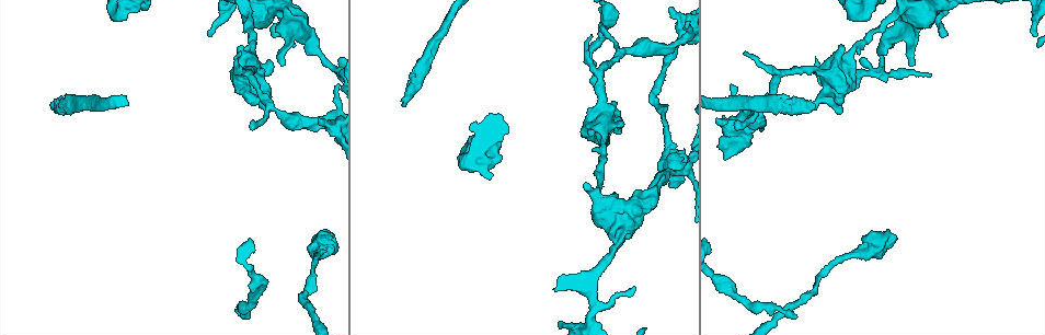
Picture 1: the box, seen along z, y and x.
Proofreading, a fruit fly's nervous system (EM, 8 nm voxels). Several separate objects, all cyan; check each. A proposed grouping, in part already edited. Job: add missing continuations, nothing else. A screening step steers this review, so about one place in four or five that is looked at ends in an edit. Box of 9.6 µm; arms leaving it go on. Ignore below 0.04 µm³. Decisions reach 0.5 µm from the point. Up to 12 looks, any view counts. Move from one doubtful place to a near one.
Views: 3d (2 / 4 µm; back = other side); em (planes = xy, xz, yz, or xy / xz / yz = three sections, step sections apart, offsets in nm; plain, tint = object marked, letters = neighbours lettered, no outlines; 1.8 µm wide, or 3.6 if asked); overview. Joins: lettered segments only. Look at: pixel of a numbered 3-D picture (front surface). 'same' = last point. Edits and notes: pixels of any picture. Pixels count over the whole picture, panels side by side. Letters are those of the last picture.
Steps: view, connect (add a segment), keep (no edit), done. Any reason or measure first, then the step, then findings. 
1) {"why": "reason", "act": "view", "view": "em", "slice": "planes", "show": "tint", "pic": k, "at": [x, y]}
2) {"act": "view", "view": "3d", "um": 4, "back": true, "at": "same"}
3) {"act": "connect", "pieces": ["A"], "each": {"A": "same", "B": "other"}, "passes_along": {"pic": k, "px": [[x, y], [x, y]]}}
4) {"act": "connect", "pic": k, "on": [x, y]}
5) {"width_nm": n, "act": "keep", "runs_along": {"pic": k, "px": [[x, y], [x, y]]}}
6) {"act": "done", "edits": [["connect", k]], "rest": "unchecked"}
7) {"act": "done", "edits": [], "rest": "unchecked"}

{"why": "free end", "act": "view", "view": "em", "um": 3.6, "slice": "planes", "show": "letters", "pic": 1, "at": [814, 108]}

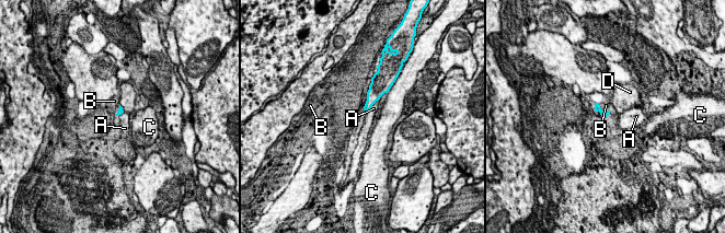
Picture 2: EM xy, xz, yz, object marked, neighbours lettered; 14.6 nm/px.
{"longest_contact_nm": ["B", 240], "act": "connect", "pieces": ["B"], "each": {"A": "other", "B": "same", "C": "other", "D": "other"}, "found": "it goes on there"}

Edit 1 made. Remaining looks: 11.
{"why": "free end", "act": "view", "view": "em", "slice": "planes", "show": "tint", "pic": 1, "at": [615, 104]}

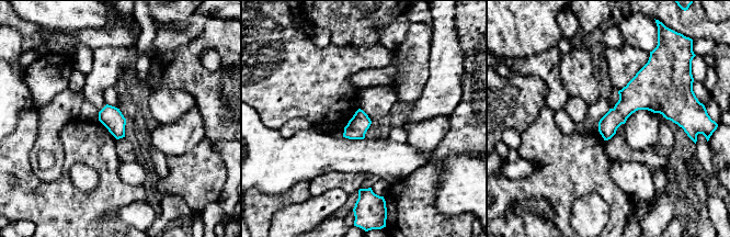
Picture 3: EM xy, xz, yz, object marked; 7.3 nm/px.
{"act": "view", "view": "em", "slice": "planes", "show": "letters", "at": "same"}

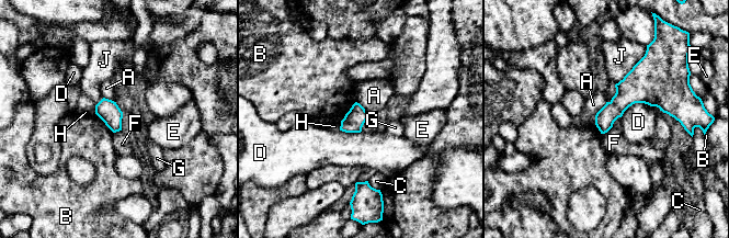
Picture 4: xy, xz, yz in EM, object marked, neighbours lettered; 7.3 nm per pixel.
{"act": "keep", "each": {"A": "other", "B": "other", "C": "other", "D": "other", "E": "other", "F": "other", "G": "other", "H": "other", "J": "other"}, "border": {"pic": 4, "px": [[606, 101], [596, 113], [594, 124]]}, "found": "no lettered segment goes on from it"}

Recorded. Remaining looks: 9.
{"why": "thick turns thin", "act": "view", "view": "em", "slice": "xy", "step": 8, "show": "tint", "pic": 1, "at": [251, 46]}

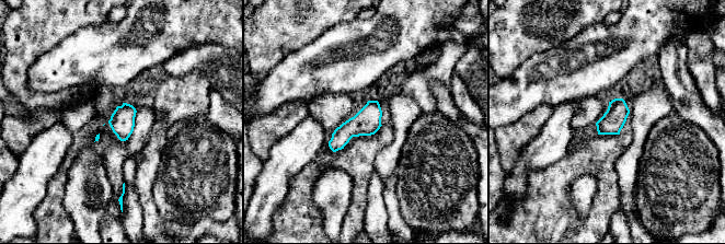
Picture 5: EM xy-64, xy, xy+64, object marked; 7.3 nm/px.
{"why": "another direction", "act": "view", "view": "em", "slice": "planes", "show": "letters", "at": "same"}

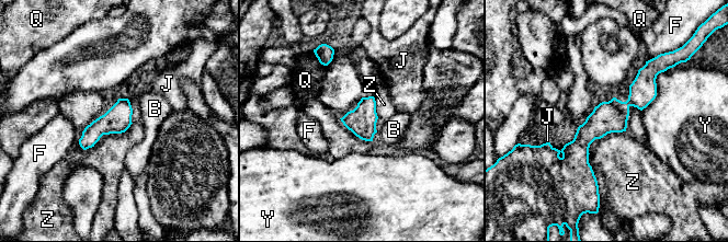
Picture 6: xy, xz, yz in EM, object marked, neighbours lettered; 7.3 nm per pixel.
{"act": "keep", "each": {"B": "other", "F": "other", "J": "other", "Q": "other", "Y": "other", "Z": "other"}, "border": {"pic": 6, "px": [[133, 123], [84, 150]]}, "found": "no lettered segment goes on from it"}

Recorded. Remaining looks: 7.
{"act": "view", "view": "em", "slice": "planes", "show": "letters", "pic": 1, "at": [655, 187]}

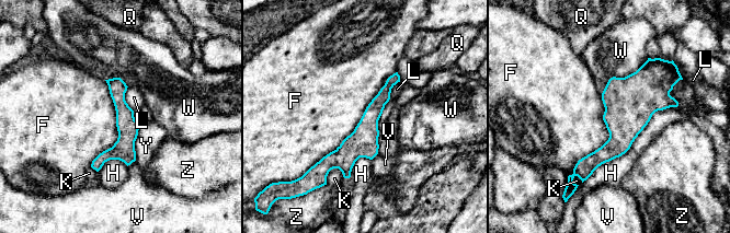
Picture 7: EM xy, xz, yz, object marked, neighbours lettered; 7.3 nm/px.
{"act": "keep", "each": {"F": "other", "H": "other", "K": "other", "L": "other", "Q": "other", "V": "other", "W": "other", "Y": "other", "Z": "other"}, "found": "no lettered segment goes on from it"}

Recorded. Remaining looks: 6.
{"why": "tapers out", "act": "view", "view": "3d", "um": 4, "pic": 1, "at": [795, 316]}

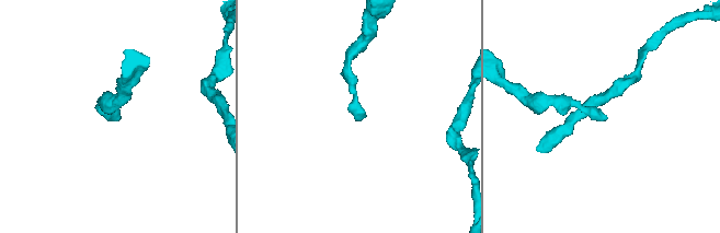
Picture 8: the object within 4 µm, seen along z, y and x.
{"why": "need the tissue", "act": "view", "view": "em", "slice": "planes", "show": "letters", "pic": 8, "at": [603, 120]}

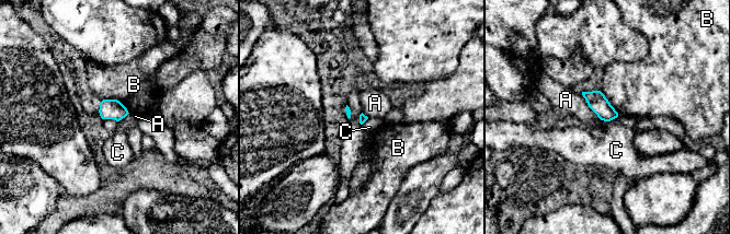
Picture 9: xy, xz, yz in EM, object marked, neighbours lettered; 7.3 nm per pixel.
{"act": "keep", "each": {"A": "other", "B": "other", "C": "other"}, "border": {"pic": 9, "px": [[128, 113], [117, 121]]}, "found": "no lettered segment goes on from it"}

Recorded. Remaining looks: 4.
{"act": "done", "edits": [["connect", 2]], "rest": "unchecked"}

